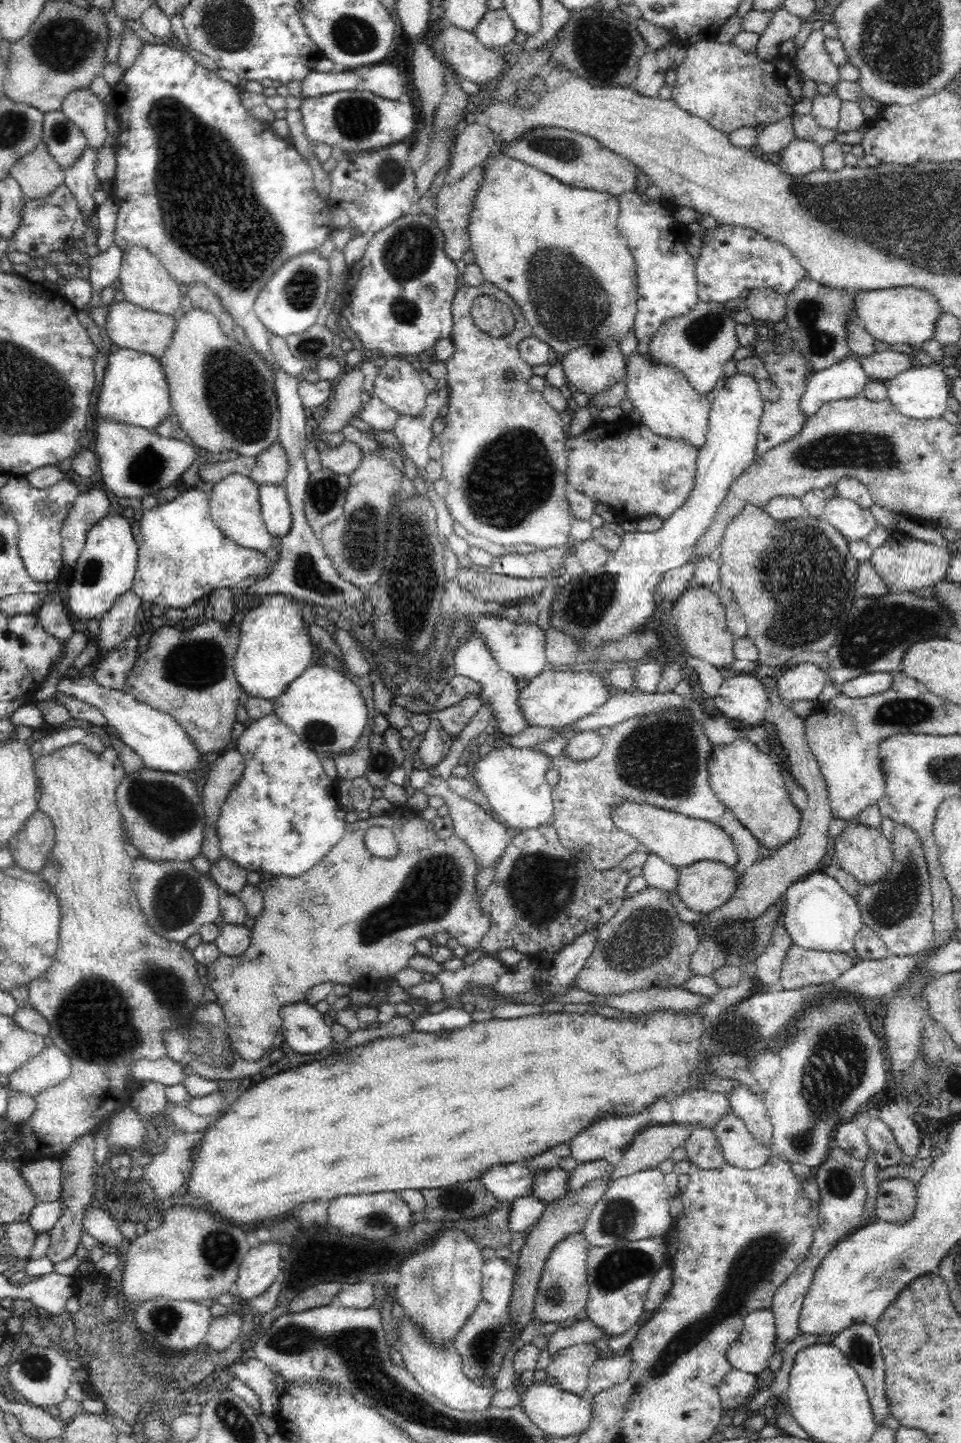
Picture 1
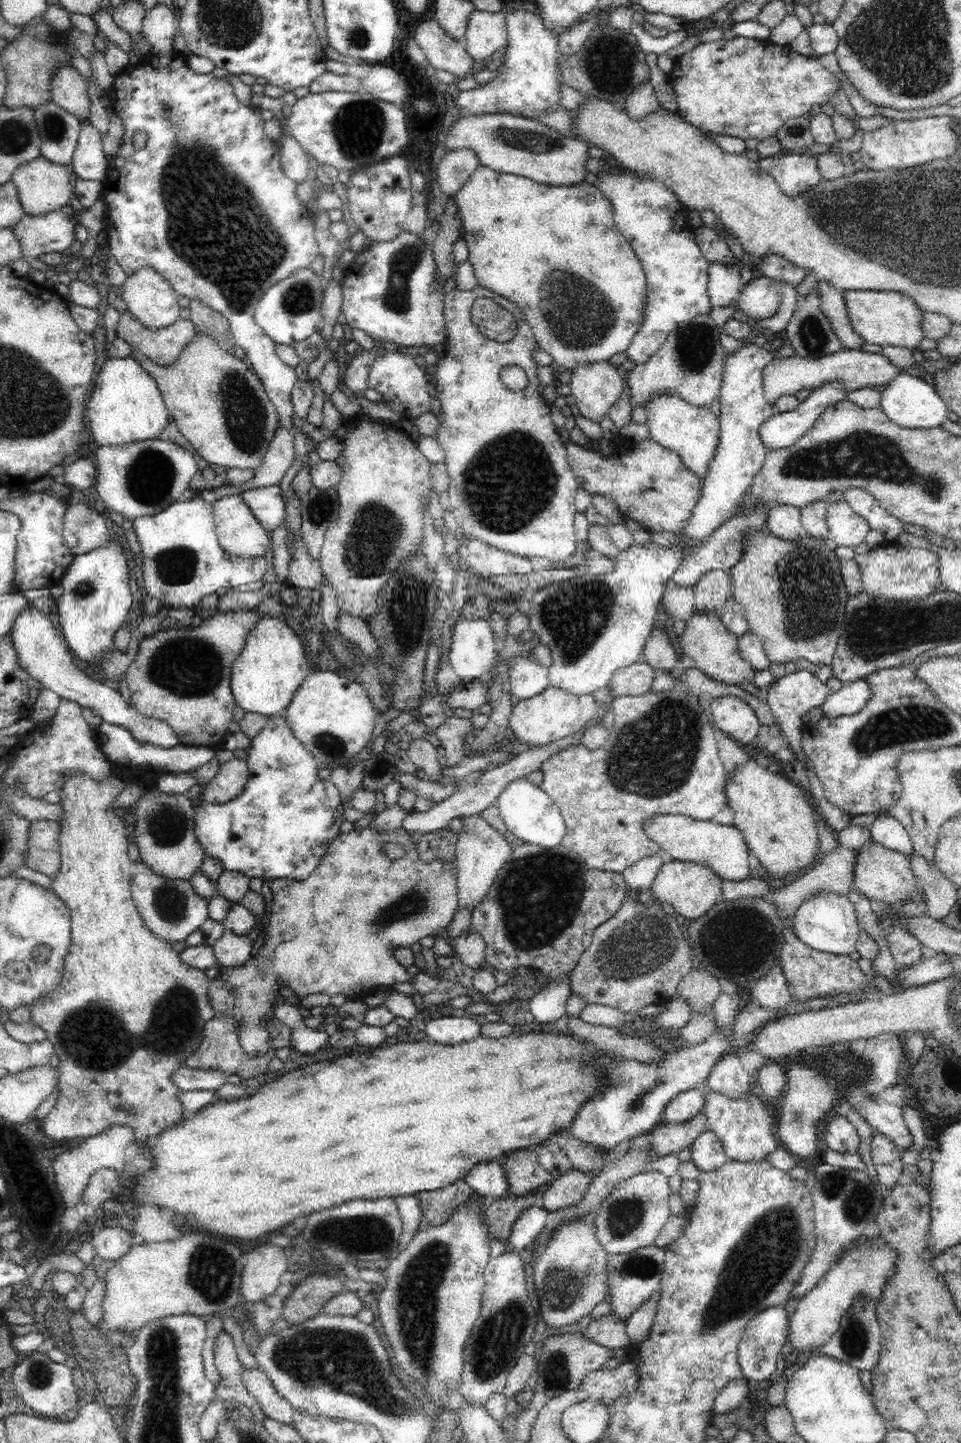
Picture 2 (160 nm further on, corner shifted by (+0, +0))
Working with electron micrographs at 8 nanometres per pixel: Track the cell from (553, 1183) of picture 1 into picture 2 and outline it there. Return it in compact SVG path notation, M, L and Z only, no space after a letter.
M531 1148L505 1153L499 1162L512 1196L542 1193L554 1179L540 1166Z

